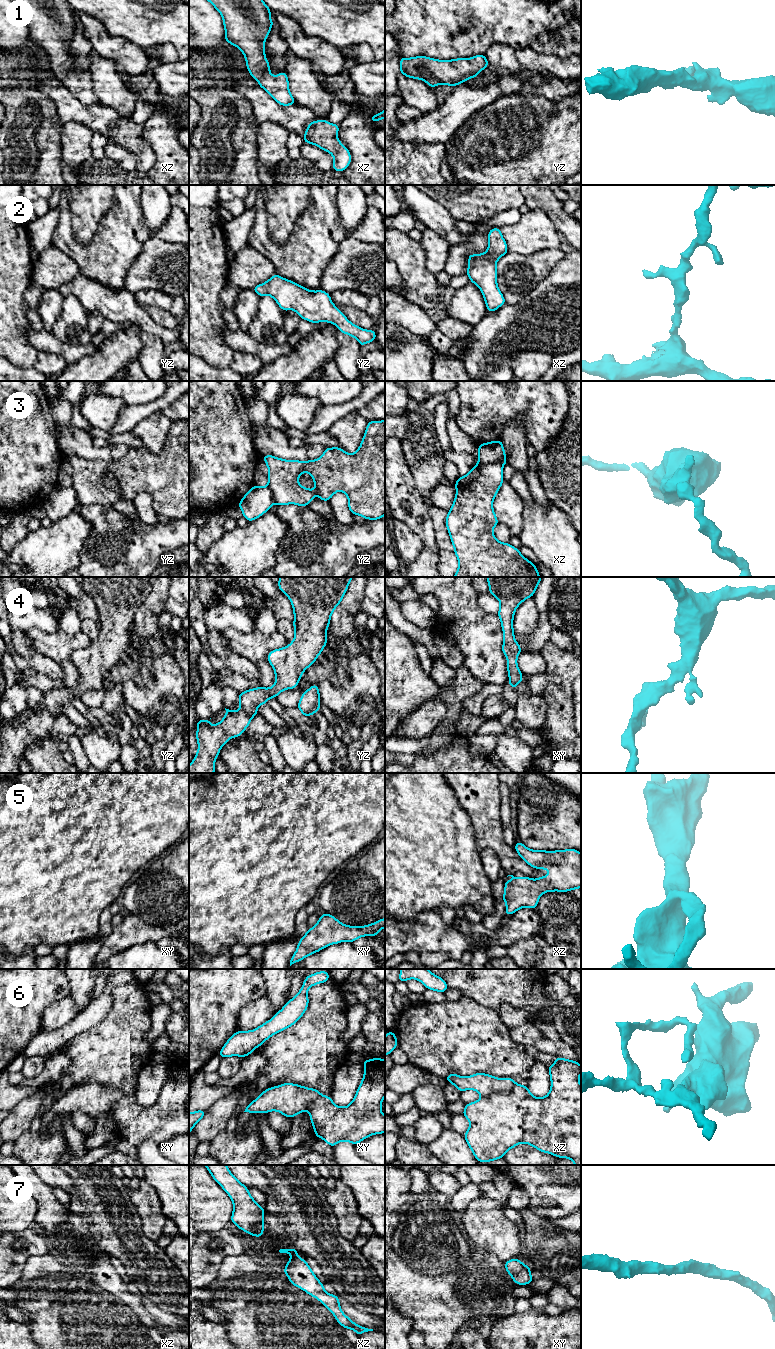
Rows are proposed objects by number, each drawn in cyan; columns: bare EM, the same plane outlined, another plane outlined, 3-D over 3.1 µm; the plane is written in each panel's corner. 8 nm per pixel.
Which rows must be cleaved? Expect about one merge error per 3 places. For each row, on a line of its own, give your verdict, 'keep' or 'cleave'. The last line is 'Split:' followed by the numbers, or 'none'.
1: keep
2: keep
3: cleave
4: keep
5: keep
6: cleave
7: keep
Split: 3, 6

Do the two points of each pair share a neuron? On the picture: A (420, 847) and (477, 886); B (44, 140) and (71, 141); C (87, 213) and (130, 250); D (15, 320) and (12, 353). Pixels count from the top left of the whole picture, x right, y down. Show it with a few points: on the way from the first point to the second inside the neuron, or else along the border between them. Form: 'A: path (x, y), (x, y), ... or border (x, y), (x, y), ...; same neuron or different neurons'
A: path (434, 861), (451, 875), (463, 881); same neuron
B: border (62, 125), (61, 165); different neurons
C: border (112, 203), (101, 219), (94, 236), (86, 243); different neurons
D: path (12, 328), (12, 345); same neuron

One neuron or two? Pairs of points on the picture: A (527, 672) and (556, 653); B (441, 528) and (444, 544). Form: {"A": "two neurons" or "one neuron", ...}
{"A": "two neurons", "B": "one neuron"}

